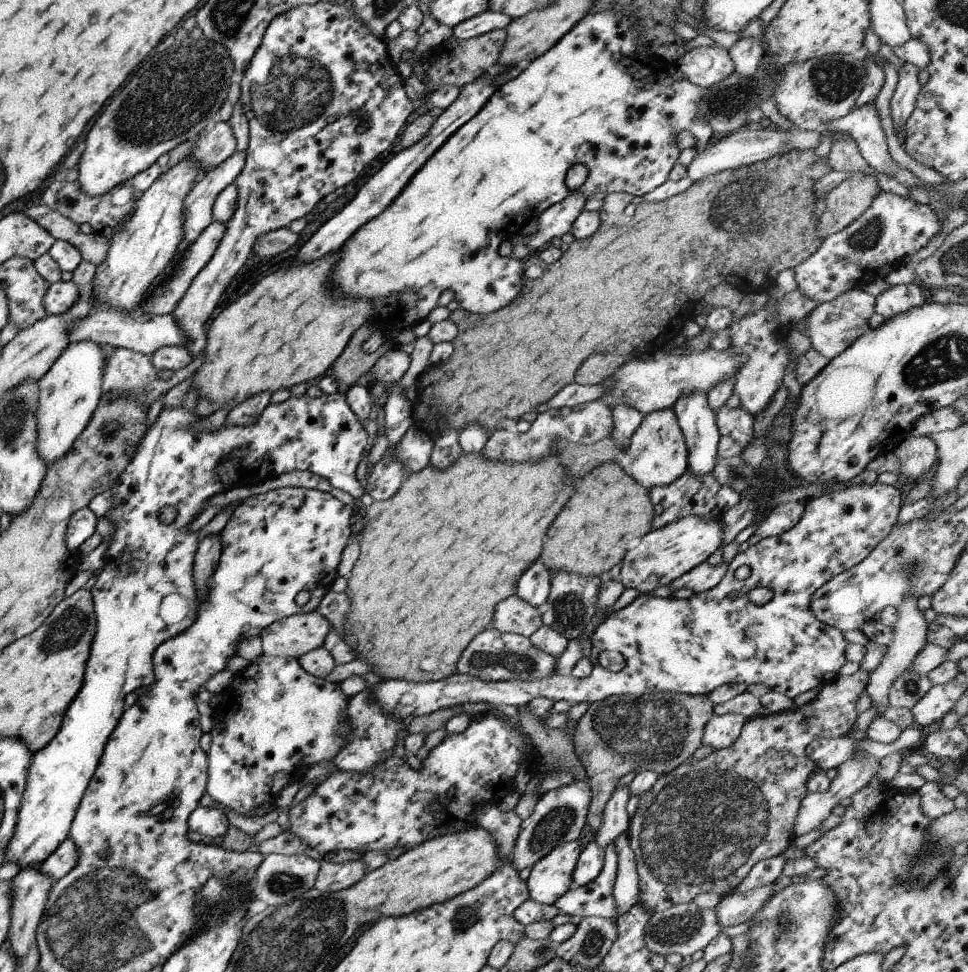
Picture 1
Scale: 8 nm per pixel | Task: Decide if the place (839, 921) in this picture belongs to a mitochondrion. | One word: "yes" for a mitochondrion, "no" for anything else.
no

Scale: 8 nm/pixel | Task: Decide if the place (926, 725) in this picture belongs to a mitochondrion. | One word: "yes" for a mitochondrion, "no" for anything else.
no

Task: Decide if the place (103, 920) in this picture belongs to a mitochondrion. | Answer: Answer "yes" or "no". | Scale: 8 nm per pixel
yes

